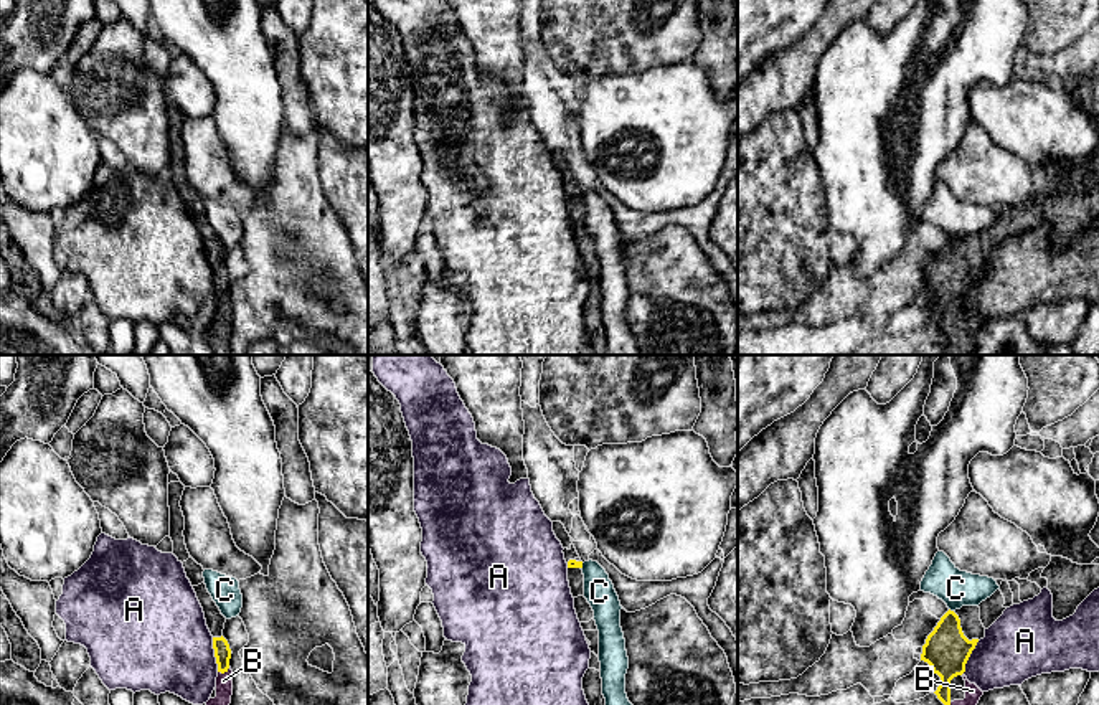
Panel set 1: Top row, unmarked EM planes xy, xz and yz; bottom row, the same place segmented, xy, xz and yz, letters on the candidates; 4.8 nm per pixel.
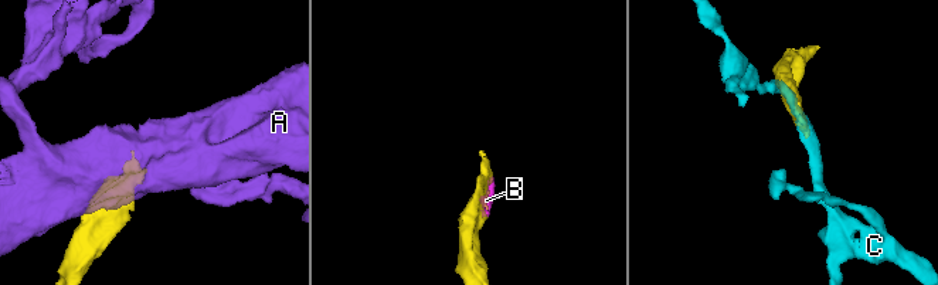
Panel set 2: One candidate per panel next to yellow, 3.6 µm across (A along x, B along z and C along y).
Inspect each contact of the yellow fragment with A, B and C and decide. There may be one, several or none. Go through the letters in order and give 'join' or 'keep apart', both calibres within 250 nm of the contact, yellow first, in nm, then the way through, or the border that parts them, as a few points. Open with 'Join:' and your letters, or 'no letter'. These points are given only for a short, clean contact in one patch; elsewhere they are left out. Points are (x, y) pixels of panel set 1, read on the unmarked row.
Join: B
A: keep apart; 80 nm thick on the yellow side, 440 nm on the other
B: join; 80 nm thick on the yellow side, 110 nm on the other
C: keep apart; 220 nm thick on the yellow side, 180 nm on the other; border along yz (949, 238), (952, 241)

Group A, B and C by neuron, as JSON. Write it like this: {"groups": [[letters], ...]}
{"groups": [["A"], ["B"], ["C"]]}

